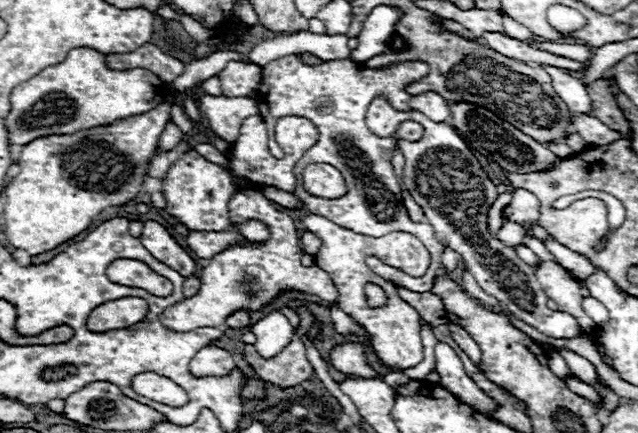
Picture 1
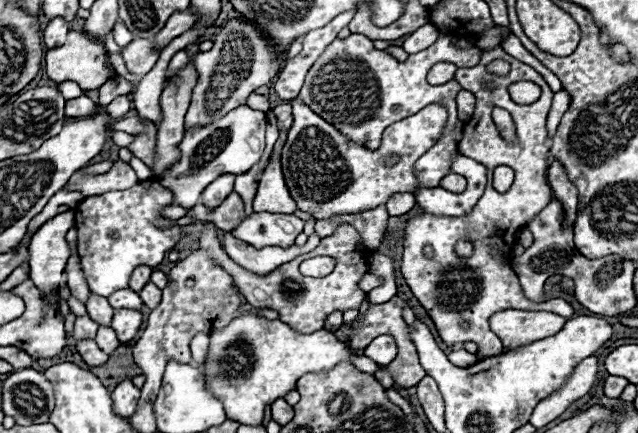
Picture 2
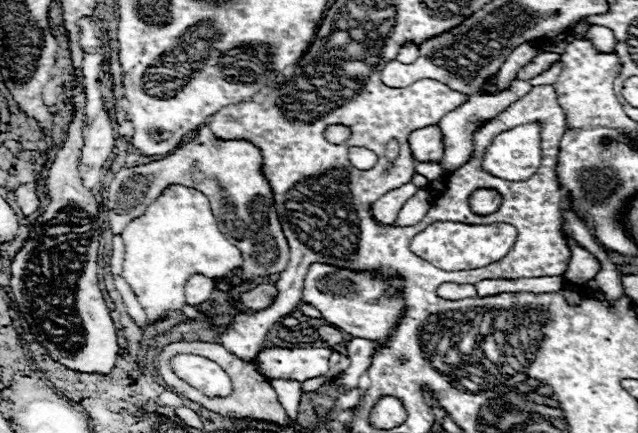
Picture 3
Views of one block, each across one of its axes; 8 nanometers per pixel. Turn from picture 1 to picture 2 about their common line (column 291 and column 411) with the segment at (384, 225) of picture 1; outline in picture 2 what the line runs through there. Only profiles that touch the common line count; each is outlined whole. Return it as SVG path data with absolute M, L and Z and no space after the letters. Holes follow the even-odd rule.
M440 30L440 38L430 48L410 56L405 62L398 62L384 50L376 50L372 40L362 34L350 34L344 40L336 38L308 70L298 100L334 124L334 128L338 128L344 136L370 150L380 148L382 132L392 122L404 120L428 104L444 106L448 110L448 122L442 132L442 140L438 140L426 152L426 156L420 156L414 166L414 172L420 180L414 194L418 194L422 188L436 188L440 186L440 180L450 172L450 160L458 152L456 148L462 138L464 122L460 122L456 116L456 94L460 86L452 80L442 86L430 86L426 82L426 74L440 60L448 60L456 66L480 64L480 48L460 50L452 44L452 40L454 36L448 30Z

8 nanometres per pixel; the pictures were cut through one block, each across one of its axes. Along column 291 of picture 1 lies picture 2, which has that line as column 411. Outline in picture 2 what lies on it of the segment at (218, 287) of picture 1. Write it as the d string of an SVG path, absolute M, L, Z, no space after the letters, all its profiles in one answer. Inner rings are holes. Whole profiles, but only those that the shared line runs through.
M496 46L492 50L482 50L480 64L476 68L458 68L454 74L454 80L462 89L470 90L476 96L474 114L464 126L464 138L458 144L458 152L478 160L488 168L488 184L476 206L464 216L434 216L428 212L422 212L406 222L404 228L404 256L402 256L402 276L406 278L406 284L414 292L414 296L420 300L420 304L426 308L430 318L434 320L442 340L448 346L454 346L456 342L476 342L478 344L478 356L488 358L494 354L500 354L502 340L490 330L488 320L492 314L508 308L518 308L526 311L546 311L560 314L564 318L572 318L574 310L568 302L554 298L543 302L530 302L524 298L522 288L518 284L518 276L514 274L508 258L512 252L512 244L516 240L516 232L526 226L536 212L540 212L550 200L552 200L552 188L546 180L546 146L544 140L546 134L546 116L550 108L550 88L548 84L526 64L520 64L512 56L508 56L502 46ZM502 58L512 64L514 80L492 80L494 74L486 70L486 64ZM520 80L534 82L542 88L542 96L538 102L522 106L512 102L508 94L508 86ZM492 84L492 88L488 88ZM492 106L506 108L514 120L516 126L516 142L506 142L496 124L492 122ZM506 164L514 170L516 178L508 192L500 194L492 188L492 172L496 166ZM496 238L496 240L490 240ZM458 240L470 240L474 246L472 256L460 258L456 254L456 242ZM432 246L432 256L424 256L424 248ZM496 246L498 258L490 254L490 250Z

